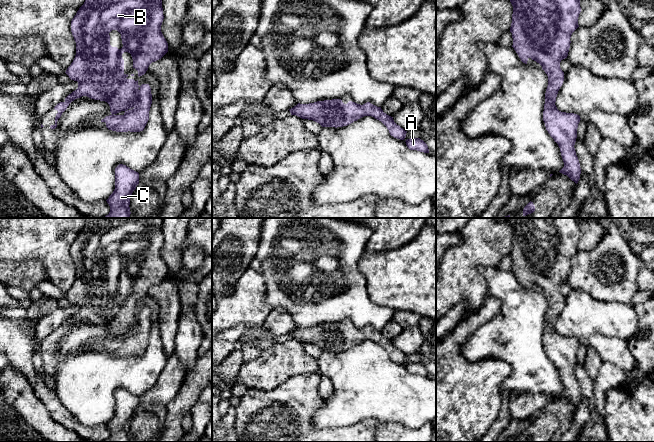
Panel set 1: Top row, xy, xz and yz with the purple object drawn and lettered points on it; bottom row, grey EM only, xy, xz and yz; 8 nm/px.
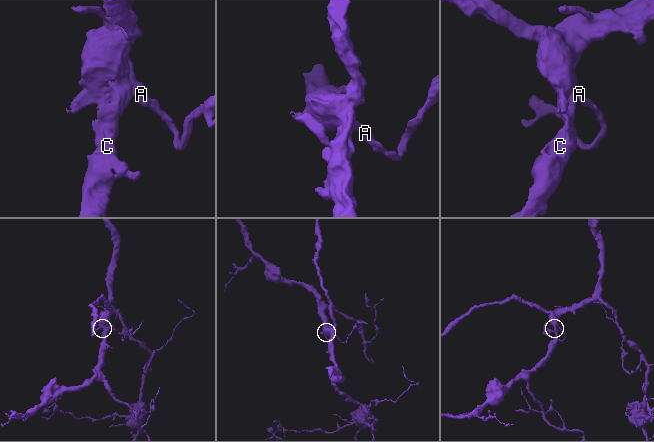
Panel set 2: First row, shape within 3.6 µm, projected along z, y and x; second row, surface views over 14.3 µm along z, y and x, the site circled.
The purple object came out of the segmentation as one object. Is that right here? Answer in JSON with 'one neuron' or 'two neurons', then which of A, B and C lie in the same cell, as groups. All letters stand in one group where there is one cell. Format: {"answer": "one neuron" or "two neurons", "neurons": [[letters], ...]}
{"answer": "one neuron", "neurons": [["A", "B", "C"]]}

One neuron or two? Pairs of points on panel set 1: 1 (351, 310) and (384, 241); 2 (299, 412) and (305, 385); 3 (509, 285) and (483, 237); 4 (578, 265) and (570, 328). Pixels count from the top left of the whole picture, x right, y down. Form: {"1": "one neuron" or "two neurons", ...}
{"1": "two neurons", "2": "one neuron", "3": "two neurons", "4": "two neurons"}

